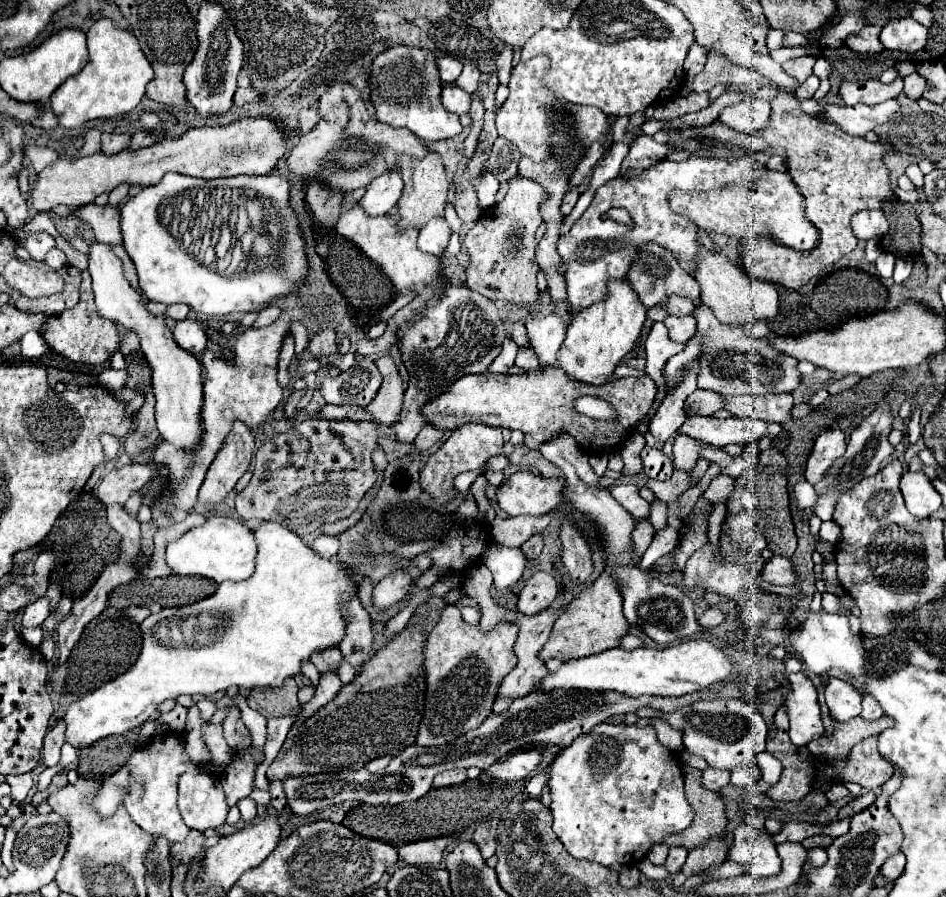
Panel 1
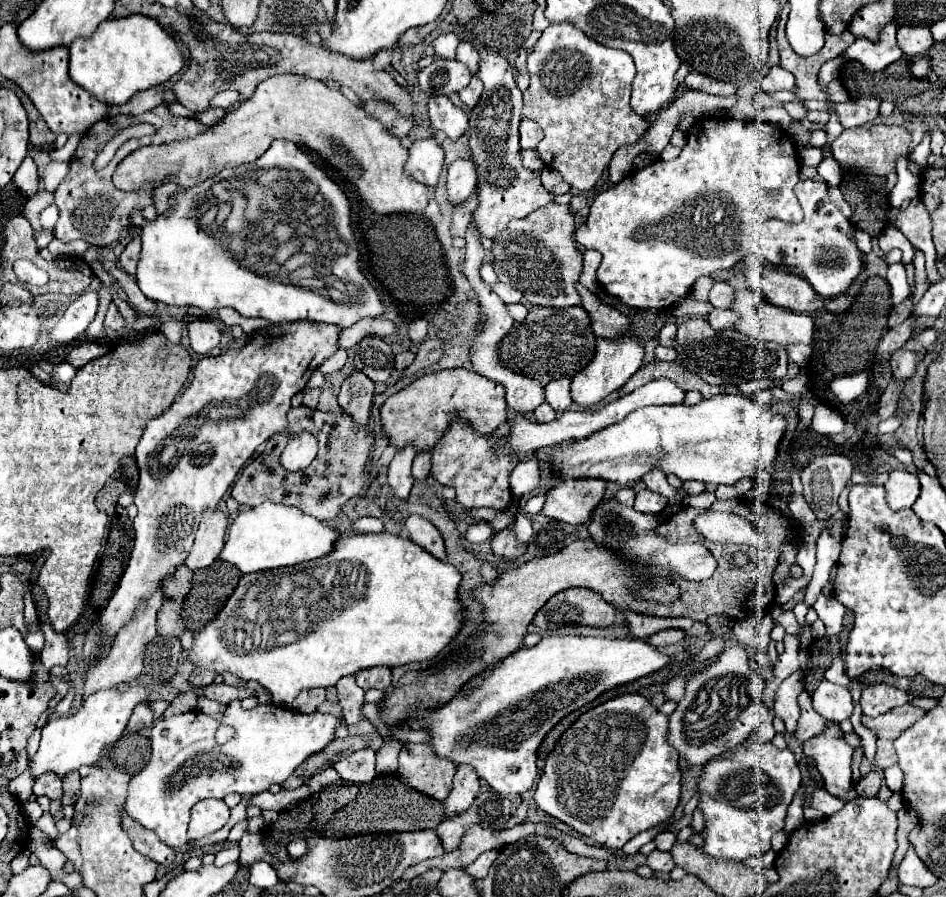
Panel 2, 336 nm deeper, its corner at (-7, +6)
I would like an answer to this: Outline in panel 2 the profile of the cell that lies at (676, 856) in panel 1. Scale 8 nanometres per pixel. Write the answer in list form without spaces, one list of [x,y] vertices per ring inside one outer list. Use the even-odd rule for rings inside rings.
[[[658,849],[648,855],[646,865],[648,865],[652,871],[660,871],[660,873],[670,873],[670,871],[676,867],[672,855],[670,855],[668,851],[658,851]]]

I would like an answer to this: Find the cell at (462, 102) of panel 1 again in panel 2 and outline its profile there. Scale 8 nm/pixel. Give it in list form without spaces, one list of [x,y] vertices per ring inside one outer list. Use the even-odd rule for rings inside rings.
[[[434,57],[434,61],[418,73],[418,83],[428,95],[450,95],[464,89],[472,79],[470,69],[460,61],[444,61]]]

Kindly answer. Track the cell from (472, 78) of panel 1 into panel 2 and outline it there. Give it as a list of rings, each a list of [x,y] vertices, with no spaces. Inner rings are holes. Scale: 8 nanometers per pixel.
[[[474,75],[472,81],[460,91],[460,101],[462,101],[468,109],[474,109],[474,105],[476,105],[478,99],[480,99],[480,95],[482,95],[482,81]]]

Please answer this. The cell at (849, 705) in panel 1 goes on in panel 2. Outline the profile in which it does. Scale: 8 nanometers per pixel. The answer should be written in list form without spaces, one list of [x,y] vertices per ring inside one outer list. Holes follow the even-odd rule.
[[[822,681],[818,685],[818,689],[812,693],[812,705],[814,711],[818,711],[822,717],[826,717],[828,721],[844,721],[852,715],[852,695],[846,687],[830,683],[830,681]]]

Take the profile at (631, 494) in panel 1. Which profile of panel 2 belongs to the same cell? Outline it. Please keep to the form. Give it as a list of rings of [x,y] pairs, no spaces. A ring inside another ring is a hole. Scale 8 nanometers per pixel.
[[[642,489],[638,495],[636,495],[636,503],[634,503],[634,509],[636,511],[642,511],[642,513],[650,513],[650,515],[658,515],[660,511],[664,511],[668,505],[668,499],[658,495],[658,493],[650,493],[648,489]]]

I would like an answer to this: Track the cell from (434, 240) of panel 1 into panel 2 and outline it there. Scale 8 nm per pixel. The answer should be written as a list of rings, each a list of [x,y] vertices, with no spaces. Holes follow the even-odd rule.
[[[456,159],[448,165],[448,199],[460,205],[476,191],[476,165],[472,159]]]

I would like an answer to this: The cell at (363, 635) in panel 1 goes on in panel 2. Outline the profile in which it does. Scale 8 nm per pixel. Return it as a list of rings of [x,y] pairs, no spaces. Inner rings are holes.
[[[388,667],[366,669],[356,673],[356,683],[362,689],[388,689],[392,683],[392,673]]]

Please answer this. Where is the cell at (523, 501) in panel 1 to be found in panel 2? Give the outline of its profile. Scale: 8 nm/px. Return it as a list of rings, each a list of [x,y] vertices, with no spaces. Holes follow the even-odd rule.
[[[602,479],[564,481],[548,491],[542,513],[570,525],[582,525],[604,499],[604,491],[606,481]]]

